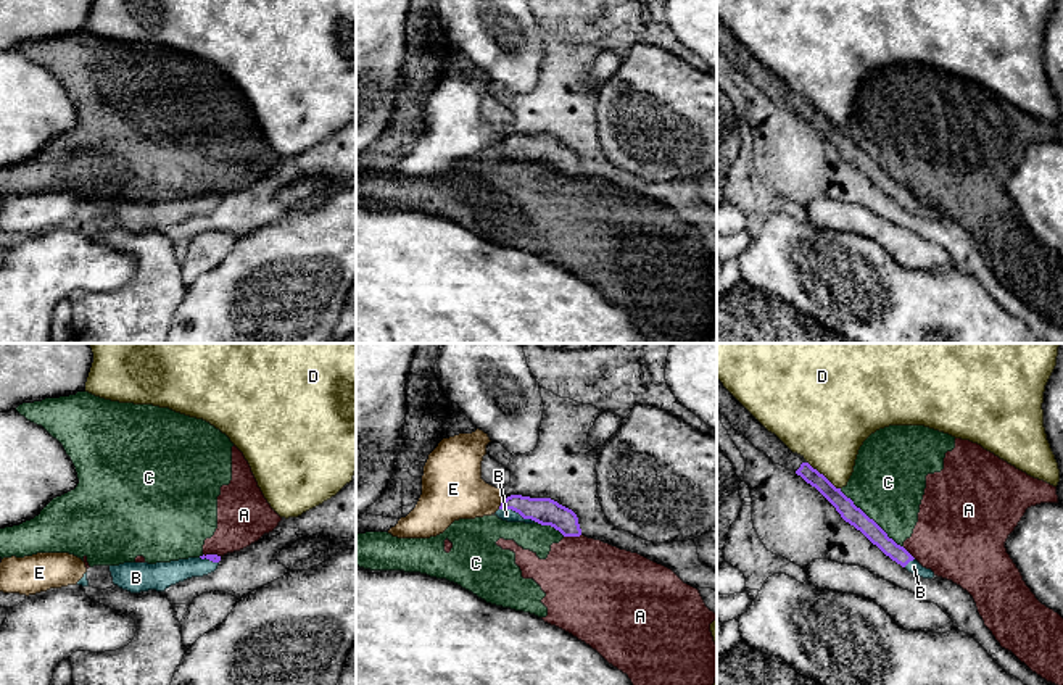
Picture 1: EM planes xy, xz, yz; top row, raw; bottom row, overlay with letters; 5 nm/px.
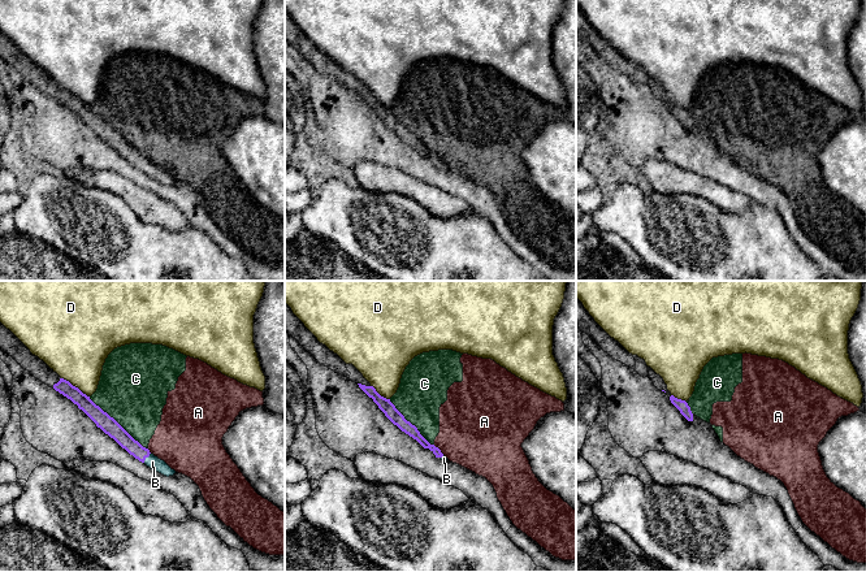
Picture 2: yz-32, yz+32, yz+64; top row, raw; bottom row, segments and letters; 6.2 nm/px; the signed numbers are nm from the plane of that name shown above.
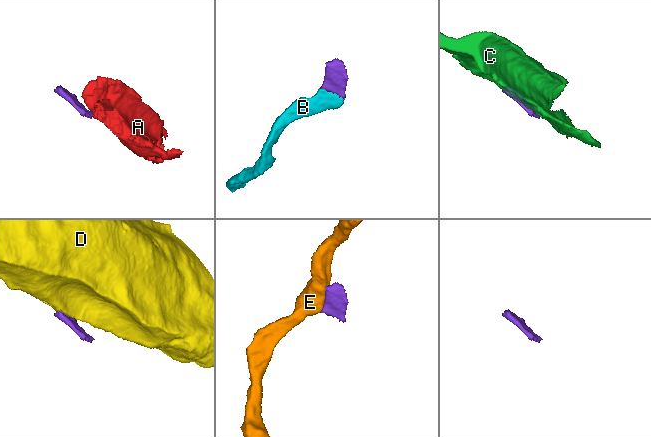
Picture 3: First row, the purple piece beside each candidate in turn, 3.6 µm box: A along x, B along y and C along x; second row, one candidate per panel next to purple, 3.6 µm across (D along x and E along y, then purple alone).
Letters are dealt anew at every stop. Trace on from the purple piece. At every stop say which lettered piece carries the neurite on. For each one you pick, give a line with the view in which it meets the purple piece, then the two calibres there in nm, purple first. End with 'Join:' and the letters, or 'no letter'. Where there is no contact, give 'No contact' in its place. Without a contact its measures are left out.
B: Touches purple in xz. Thickness 140 nm (purple) against 60 nm
Join: B

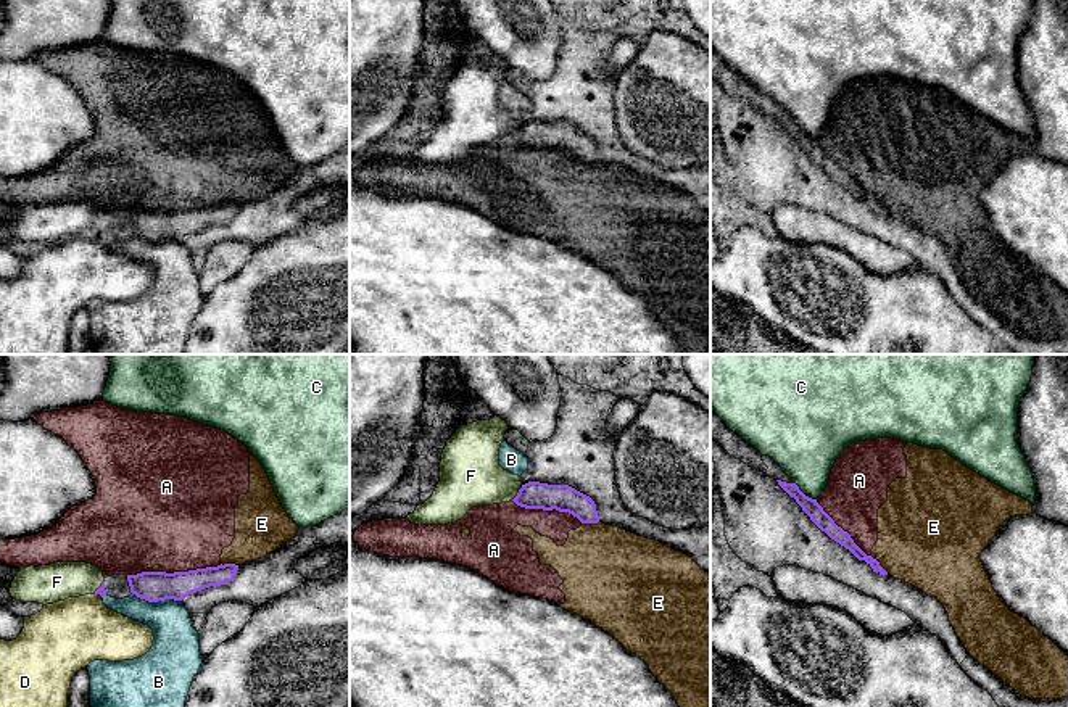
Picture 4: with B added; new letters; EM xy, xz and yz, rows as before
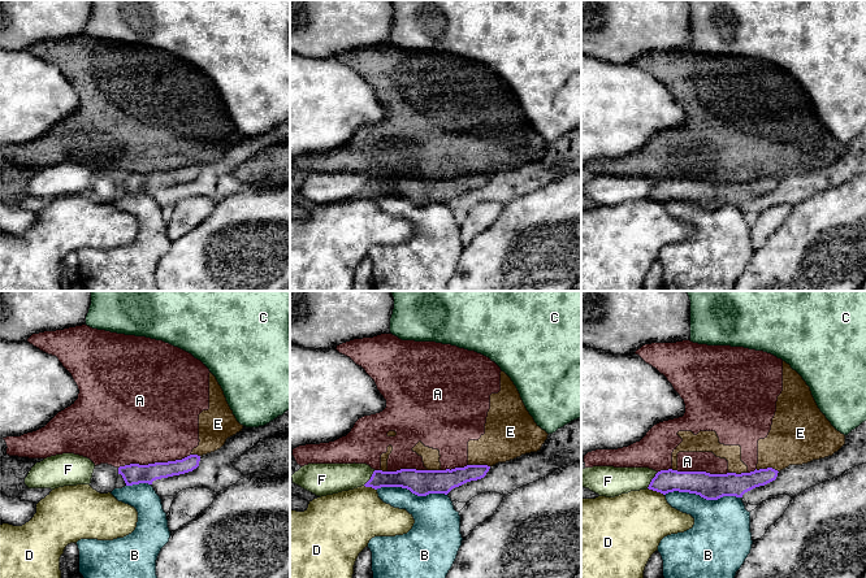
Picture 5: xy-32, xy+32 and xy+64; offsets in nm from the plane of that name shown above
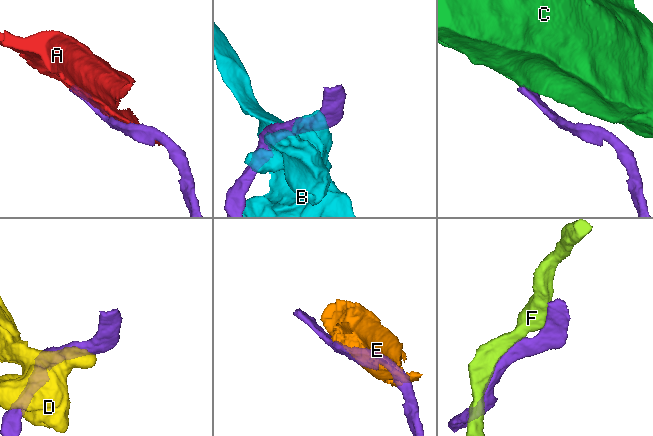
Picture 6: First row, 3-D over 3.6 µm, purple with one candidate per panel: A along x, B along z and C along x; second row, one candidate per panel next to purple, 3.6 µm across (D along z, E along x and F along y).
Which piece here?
Join: no letter

